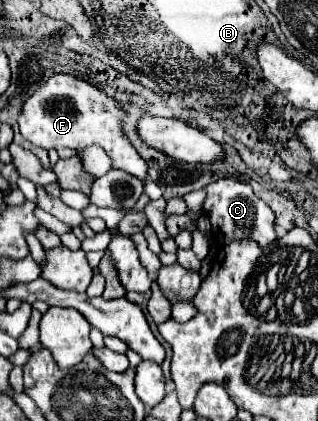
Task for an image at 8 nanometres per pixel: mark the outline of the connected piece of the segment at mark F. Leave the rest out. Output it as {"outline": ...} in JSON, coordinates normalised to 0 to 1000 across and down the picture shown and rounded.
{"outline":[[[179,171],[66,247],[53,280],[60,314],[79,333],[129,352],[230,352],[261,356],[261,342],[318,347],[349,375],[355,399],[381,399],[456,432],[462,385],[431,366],[412,337],[387,318],[393,261],[330,214],[280,200],[274,190]]]}

